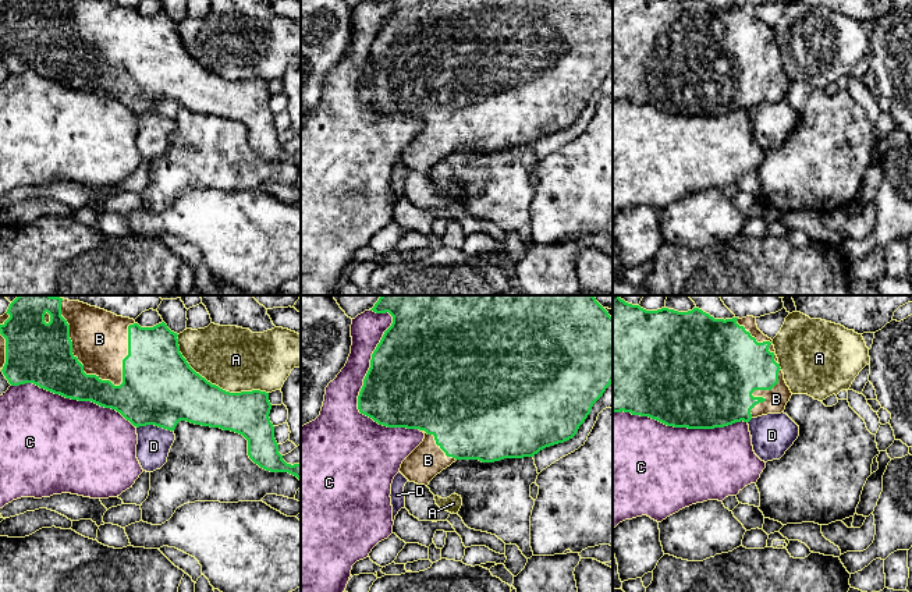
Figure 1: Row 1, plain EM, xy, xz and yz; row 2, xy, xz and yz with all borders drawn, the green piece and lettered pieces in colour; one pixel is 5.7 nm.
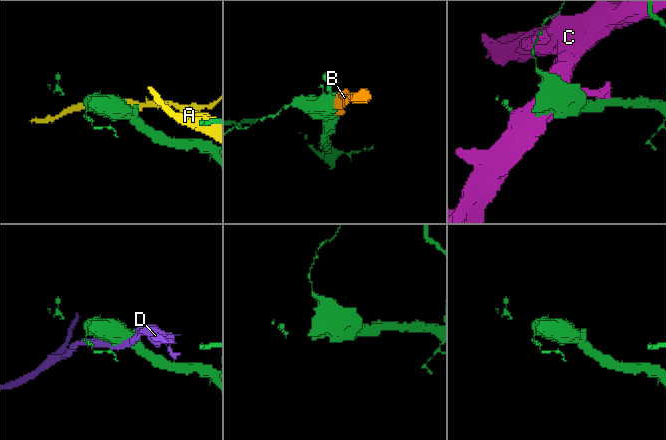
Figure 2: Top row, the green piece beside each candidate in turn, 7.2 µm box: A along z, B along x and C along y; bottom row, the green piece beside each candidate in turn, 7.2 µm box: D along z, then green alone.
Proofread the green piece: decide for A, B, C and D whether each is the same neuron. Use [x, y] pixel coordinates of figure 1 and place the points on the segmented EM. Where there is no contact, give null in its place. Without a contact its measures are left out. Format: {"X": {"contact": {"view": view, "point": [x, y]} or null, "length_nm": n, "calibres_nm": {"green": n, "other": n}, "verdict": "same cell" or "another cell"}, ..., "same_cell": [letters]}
{"A": {"contact": {"view": "xy", "point": [213, 385]}, "length_nm": 650, "calibres_nm": {"green": 360, "other": 360}, "verdict": "another cell"}, "B": {"contact": {"view": "xy", "point": [71, 353]}, "length_nm": 600, "calibres_nm": {"green": 360, "other": 320}, "verdict": "same cell"}, "C": {"contact": {"view": "xz", "point": [364, 383]}, "length_nm": 750, "calibres_nm": {"green": 480, "other": 240}, "verdict": "another cell"}, "D": {"contact": {"view": "xy", "point": [153, 424]}, "length_nm": 220, "calibres_nm": {"green": 440, "other": 190}, "verdict": "another cell"}, "same_cell": ["B"]}

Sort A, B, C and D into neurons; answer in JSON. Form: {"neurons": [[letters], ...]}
{"neurons": [["A"], ["B"], ["C"], ["D"]]}

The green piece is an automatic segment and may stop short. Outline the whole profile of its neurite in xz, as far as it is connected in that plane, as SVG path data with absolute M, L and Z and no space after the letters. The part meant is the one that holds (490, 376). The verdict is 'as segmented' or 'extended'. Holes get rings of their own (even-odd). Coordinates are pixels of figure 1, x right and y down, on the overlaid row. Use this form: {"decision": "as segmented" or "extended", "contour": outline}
{"decision": "extended", "contour": "M382 295L370 309L376 313L388 312L393 316L391 326L384 332L380 343L372 354L370 368L363 379L363 386L358 396L358 410L361 414L372 418L379 425L387 428L419 429L425 433L423 442L402 461L400 472L409 481L418 485L427 486L429 482L450 467L457 460L479 460L482 462L494 462L504 458L533 457L540 450L564 443L572 439L579 426L585 422L593 404L603 396L606 389L613 383L613 316L596 301L593 295Z"}

